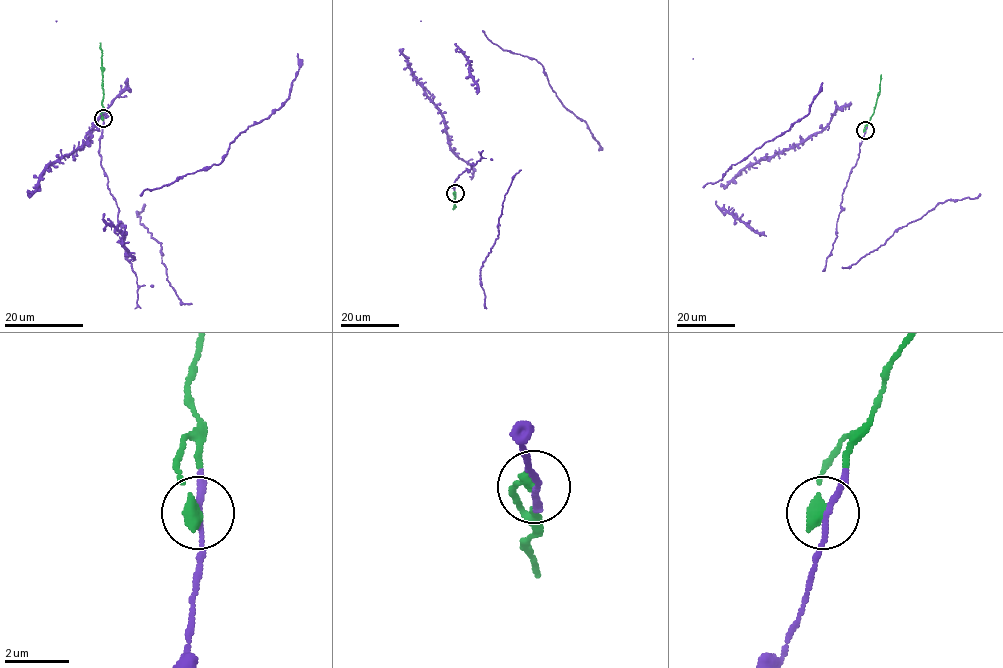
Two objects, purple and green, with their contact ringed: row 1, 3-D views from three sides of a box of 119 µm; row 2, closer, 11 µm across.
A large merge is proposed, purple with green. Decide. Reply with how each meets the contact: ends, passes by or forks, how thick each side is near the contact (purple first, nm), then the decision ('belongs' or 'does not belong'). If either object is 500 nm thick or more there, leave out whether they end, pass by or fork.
purple passes by; green ends there; 160 nm thick on the purple side, 440 nm on the other; belongs

